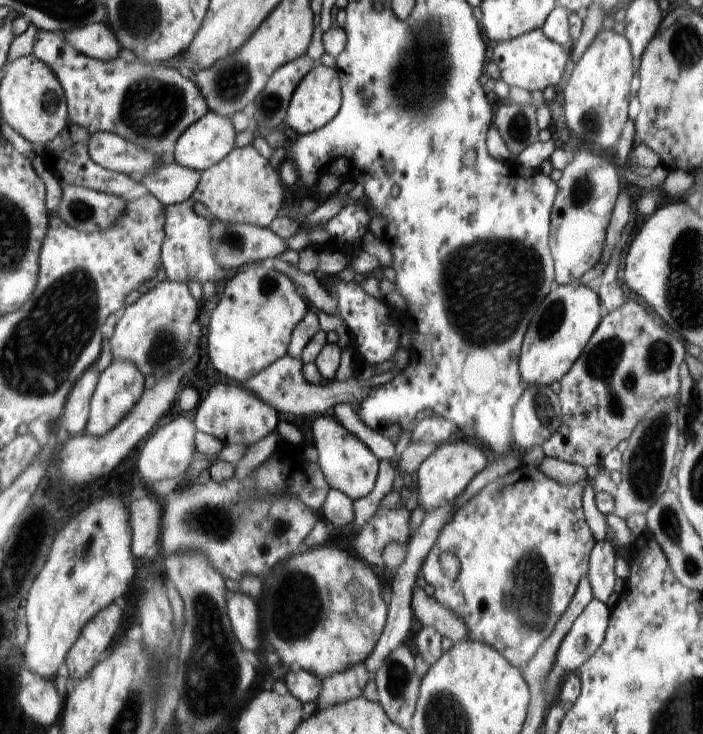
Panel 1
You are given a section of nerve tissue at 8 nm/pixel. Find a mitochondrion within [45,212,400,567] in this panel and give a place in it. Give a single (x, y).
(219, 522)

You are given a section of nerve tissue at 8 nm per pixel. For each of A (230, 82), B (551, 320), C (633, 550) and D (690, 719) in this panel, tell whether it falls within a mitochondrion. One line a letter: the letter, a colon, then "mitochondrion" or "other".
A: mitochondrion
B: mitochondrion
C: other
D: mitochondrion

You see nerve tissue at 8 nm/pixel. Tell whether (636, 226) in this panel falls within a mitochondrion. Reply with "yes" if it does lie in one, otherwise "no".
no

